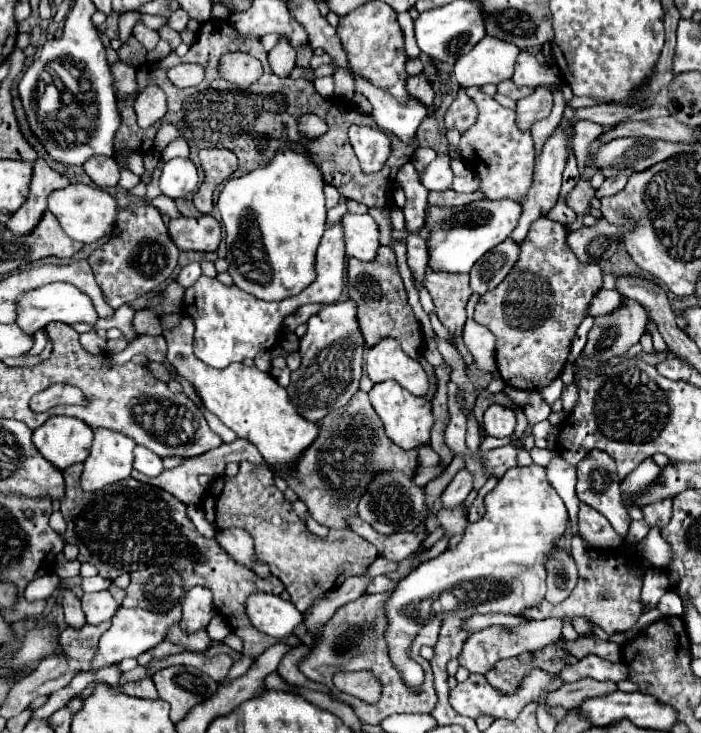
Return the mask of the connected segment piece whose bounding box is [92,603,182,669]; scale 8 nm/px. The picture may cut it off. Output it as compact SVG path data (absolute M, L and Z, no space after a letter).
M180 603L174 605L172 609L168 609L166 613L152 613L146 609L124 609L120 607L116 611L116 615L112 617L112 627L102 635L100 639L100 647L98 653L94 657L94 667L108 667L108 665L116 665L126 657L138 657L142 653L146 653L148 649L156 647L158 643L162 643L166 639L166 633L170 631L170 627L178 625L182 619L182 607Z

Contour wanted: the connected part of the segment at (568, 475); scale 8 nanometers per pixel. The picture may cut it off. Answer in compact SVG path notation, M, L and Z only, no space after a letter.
M554 459L548 467L548 477L558 495L564 501L569 515L569 525L572 535L580 535L578 531L578 510L580 500L576 493L577 472L576 467L566 465L564 459Z

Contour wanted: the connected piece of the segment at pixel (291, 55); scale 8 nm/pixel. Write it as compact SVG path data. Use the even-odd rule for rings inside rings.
M280 35L276 47L268 53L268 61L270 61L272 71L276 75L280 75L280 77L286 77L294 69L296 51L294 51L294 47L290 45L290 41L284 35Z

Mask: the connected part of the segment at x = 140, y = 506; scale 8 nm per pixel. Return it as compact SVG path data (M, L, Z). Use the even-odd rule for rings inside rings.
M74 463L64 471L66 497L60 503L60 511L66 521L66 543L80 549L80 563L92 563L98 573L110 581L122 573L138 571L148 565L172 567L182 577L184 593L194 585L202 585L212 591L216 611L224 617L232 617L232 631L244 641L244 655L256 659L268 647L278 643L272 637L266 637L266 633L254 629L244 611L244 601L254 593L280 595L284 585L278 577L260 579L250 569L234 563L216 541L204 539L196 531L194 523L190 523L186 515L186 505L164 489L128 477L104 491L86 495L78 485L80 473L82 463ZM110 503L116 505L114 511L110 509Z

